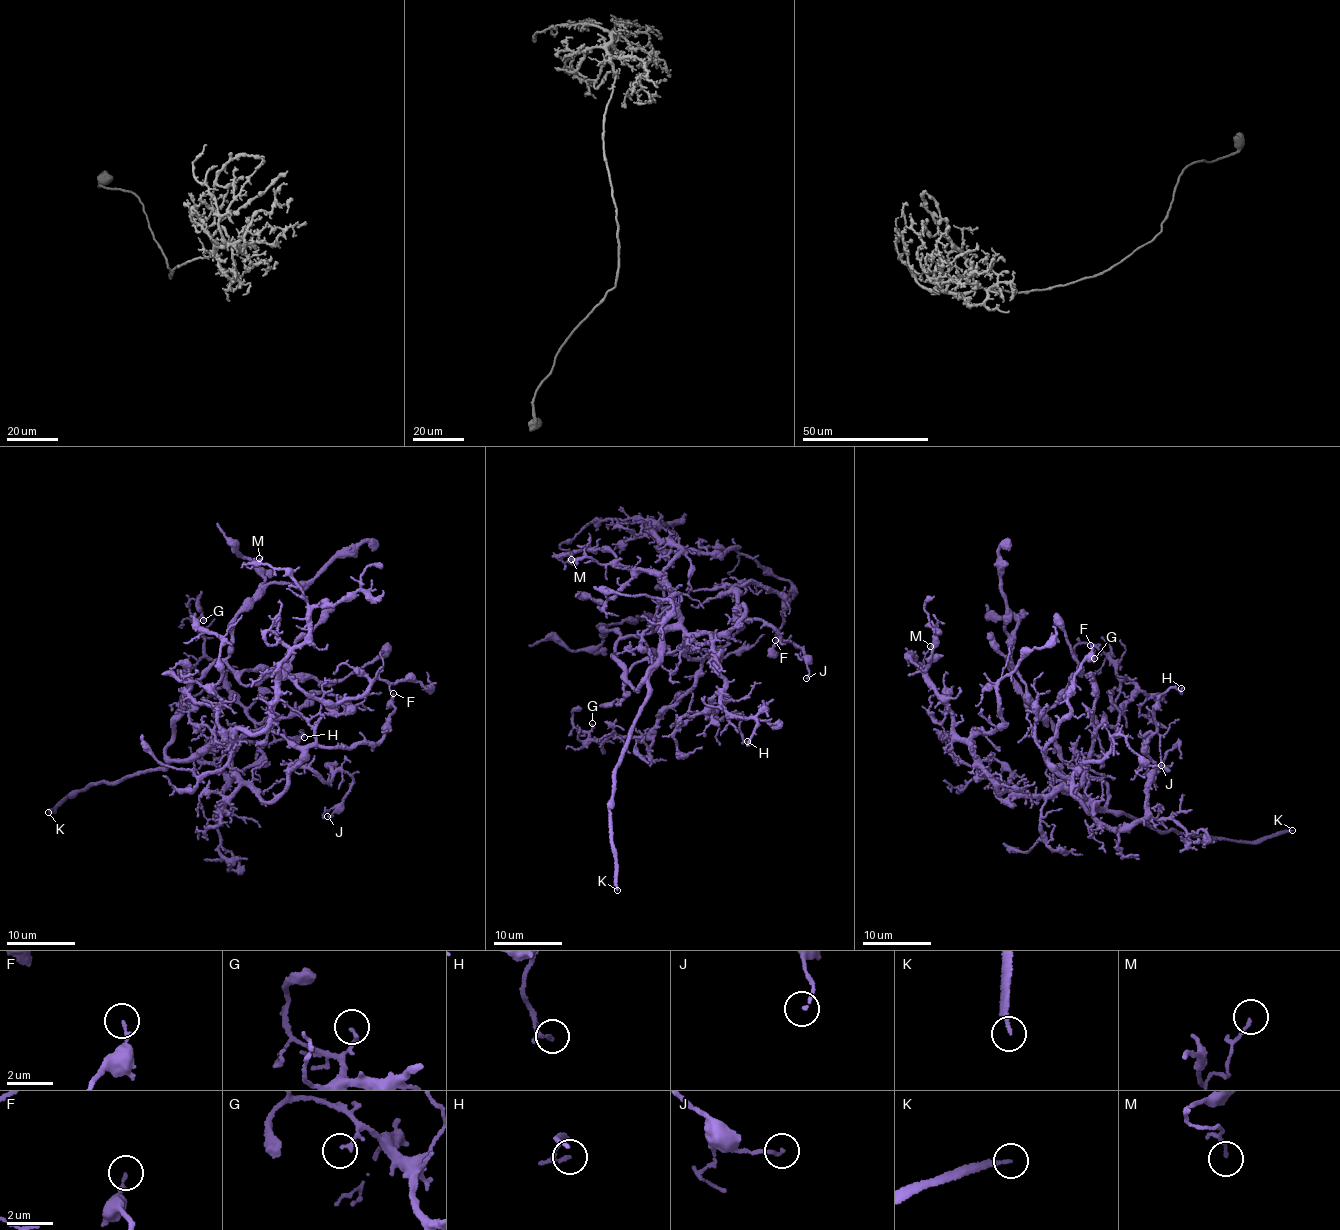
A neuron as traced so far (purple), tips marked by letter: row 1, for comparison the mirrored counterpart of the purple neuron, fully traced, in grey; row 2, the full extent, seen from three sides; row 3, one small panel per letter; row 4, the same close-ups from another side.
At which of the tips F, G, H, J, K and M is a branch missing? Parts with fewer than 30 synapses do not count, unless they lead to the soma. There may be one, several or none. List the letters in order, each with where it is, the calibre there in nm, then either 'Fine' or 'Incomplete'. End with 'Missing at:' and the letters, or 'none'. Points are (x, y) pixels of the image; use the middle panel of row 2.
F: Place: (775, 640). Thickness 150 nm. Fine
G: Place: (592, 723). Thickness 160 nm. Fine
H: Place: (747, 741). Thickness 90 nm. Fine
J: Place: (806, 678). Thickness 120 nm. Fine
K: Place: (617, 890). Thickness 170 nm. Incomplete
M: Place: (571, 559). Thickness 110 nm. Fine
Missing at: K

